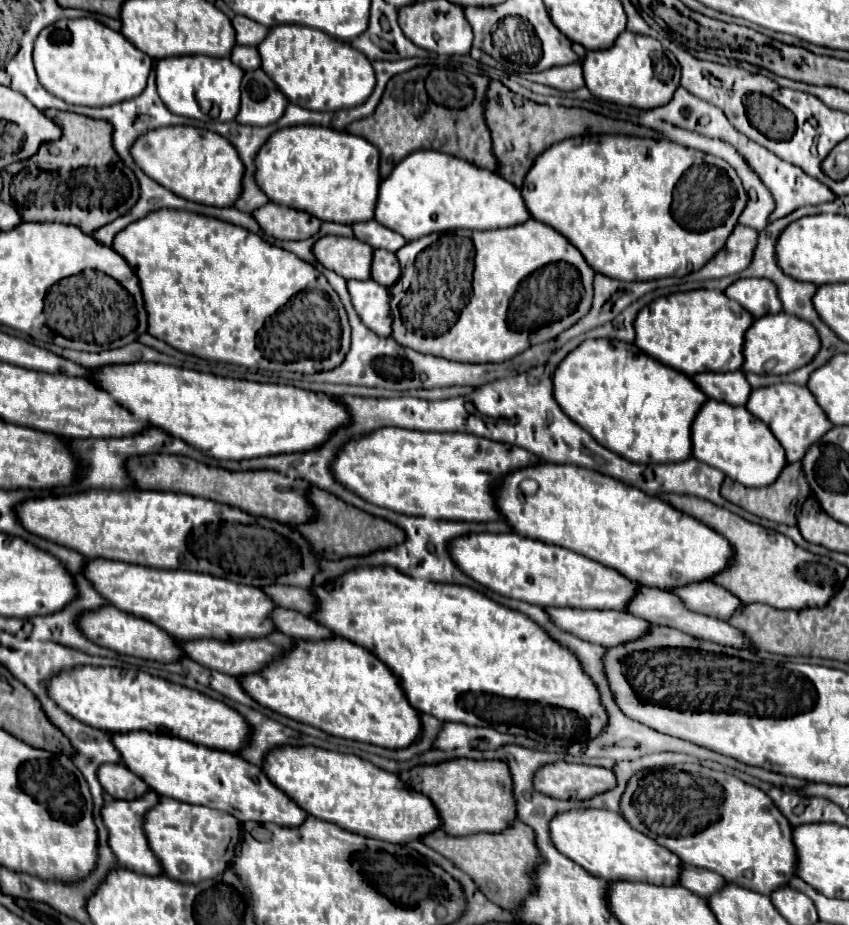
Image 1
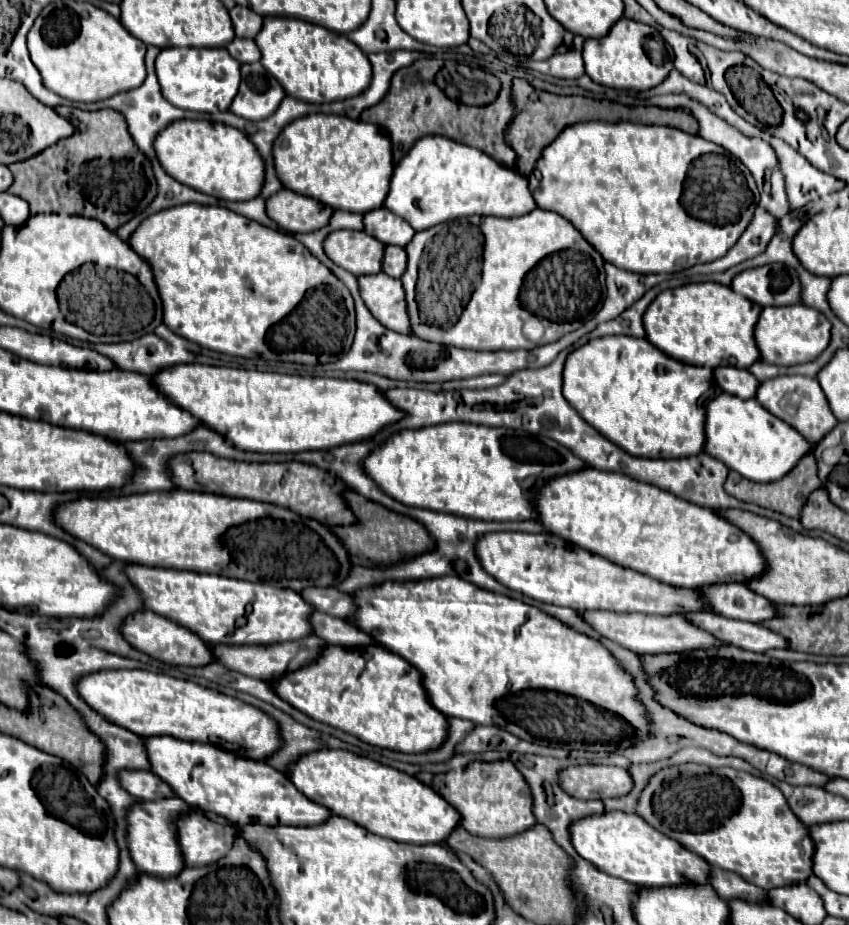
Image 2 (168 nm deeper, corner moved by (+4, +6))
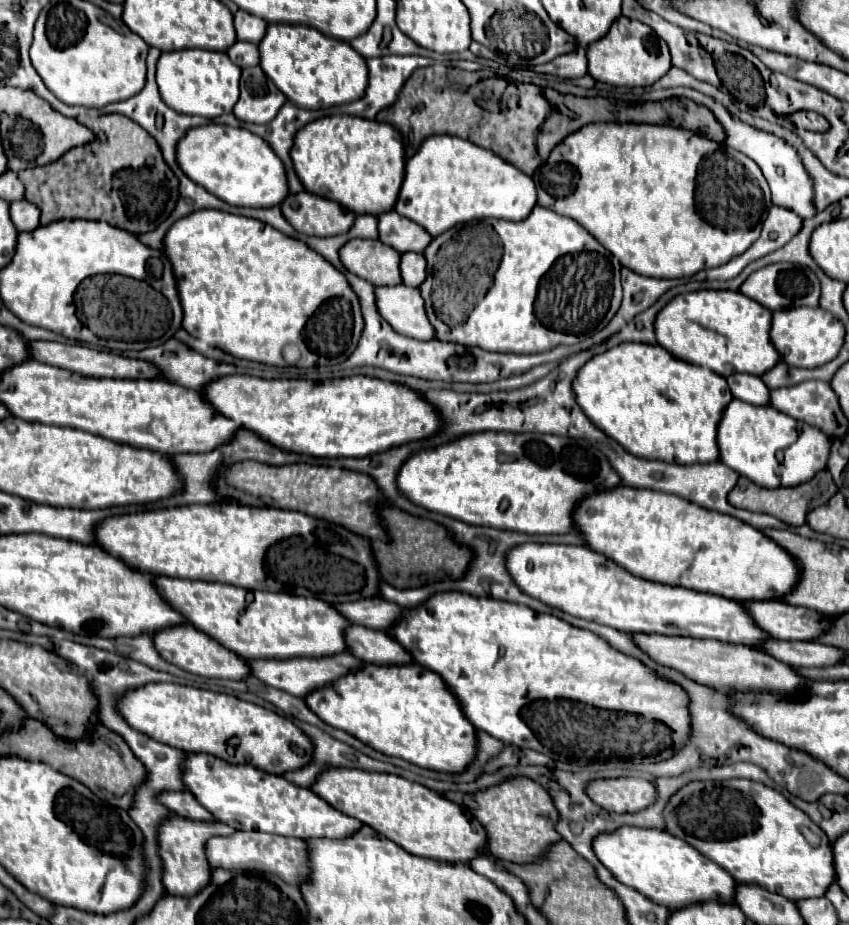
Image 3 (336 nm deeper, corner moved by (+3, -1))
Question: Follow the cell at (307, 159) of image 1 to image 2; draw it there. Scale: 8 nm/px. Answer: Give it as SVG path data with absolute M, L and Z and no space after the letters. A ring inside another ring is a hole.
M306 115L288 123L272 147L280 183L304 197L312 197L334 211L368 213L382 207L390 177L392 151L384 129L336 115Z

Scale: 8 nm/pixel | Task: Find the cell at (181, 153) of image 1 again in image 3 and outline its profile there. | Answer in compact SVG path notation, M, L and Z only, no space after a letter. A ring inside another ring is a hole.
M221 124L191 128L177 144L177 160L193 182L199 182L205 190L233 206L279 206L289 192L285 166L279 156L261 136L245 128Z

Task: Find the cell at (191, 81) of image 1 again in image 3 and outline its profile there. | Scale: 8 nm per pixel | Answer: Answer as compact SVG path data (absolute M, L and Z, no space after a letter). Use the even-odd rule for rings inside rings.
M177 50L163 52L157 62L157 86L169 108L181 114L215 118L233 110L239 98L241 68L229 60L225 52L213 50Z

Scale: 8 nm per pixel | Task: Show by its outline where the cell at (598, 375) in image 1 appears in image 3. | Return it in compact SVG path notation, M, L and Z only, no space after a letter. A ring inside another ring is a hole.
M623 342L603 354L597 354L577 372L573 390L585 416L627 452L633 452L633 456L661 460L667 464L699 464L719 460L717 426L723 410L733 400L725 378L703 366L687 364L671 356L659 344Z

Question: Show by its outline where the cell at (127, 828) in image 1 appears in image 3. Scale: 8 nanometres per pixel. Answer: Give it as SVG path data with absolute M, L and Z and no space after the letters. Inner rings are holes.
M171 816L169 820L165 820L165 824L161 824L161 832L159 832L159 852L161 852L161 860L163 860L163 884L167 894L171 896L195 896L197 892L201 892L205 888L205 884L209 884L211 880L211 866L205 858L205 844L211 836L217 834L231 834L233 828L229 828L227 824L205 824L205 822L193 822L189 818L181 818L181 816Z

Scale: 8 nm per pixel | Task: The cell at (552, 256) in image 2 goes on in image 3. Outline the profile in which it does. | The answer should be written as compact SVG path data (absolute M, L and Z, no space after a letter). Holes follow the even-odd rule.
M537 206L527 220L521 222L495 220L493 228L503 240L505 248L505 256L501 258L501 268L497 270L493 288L489 288L485 300L477 304L473 316L469 316L469 320L465 320L461 328L453 328L453 332L449 332L449 342L473 344L477 348L485 348L491 352L495 350L495 352L537 354L537 352L547 352L549 348L555 348L559 344L565 346L577 344L591 332L605 328L607 322L615 316L623 296L621 264L575 220Z

